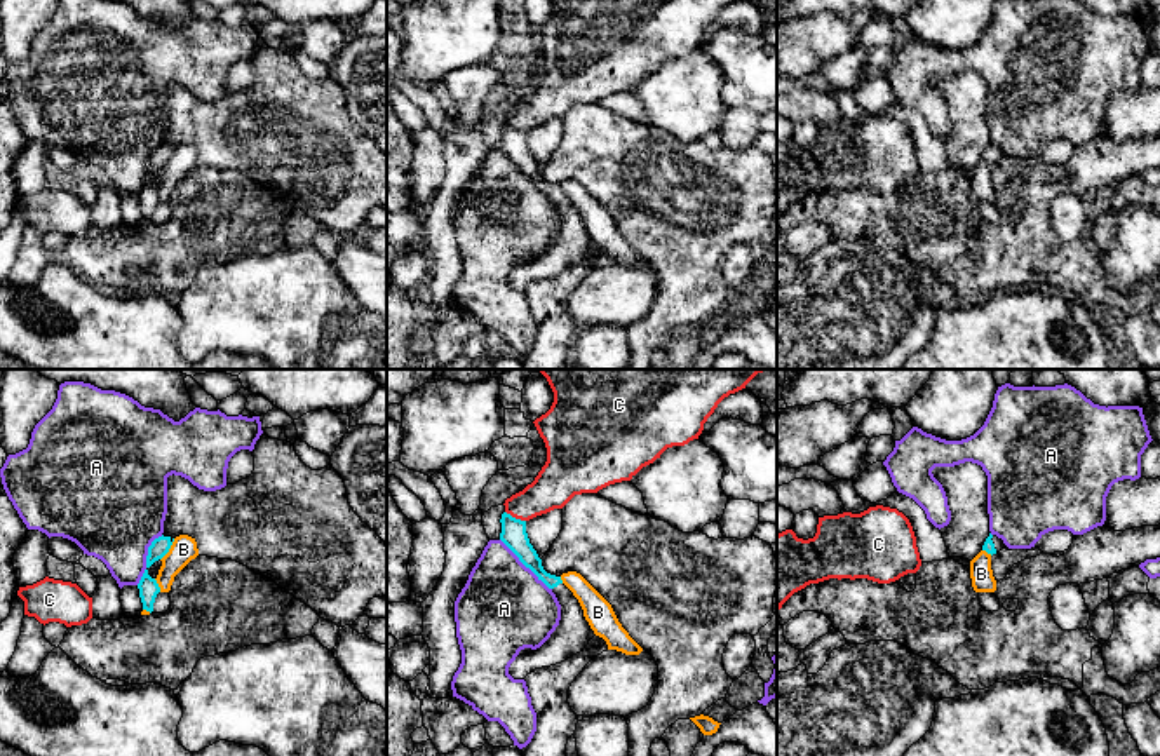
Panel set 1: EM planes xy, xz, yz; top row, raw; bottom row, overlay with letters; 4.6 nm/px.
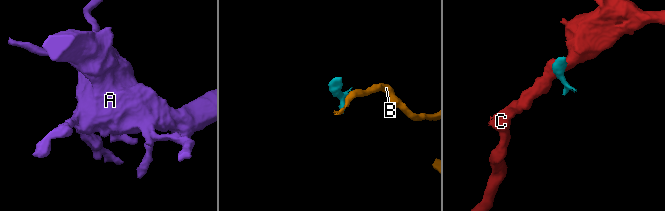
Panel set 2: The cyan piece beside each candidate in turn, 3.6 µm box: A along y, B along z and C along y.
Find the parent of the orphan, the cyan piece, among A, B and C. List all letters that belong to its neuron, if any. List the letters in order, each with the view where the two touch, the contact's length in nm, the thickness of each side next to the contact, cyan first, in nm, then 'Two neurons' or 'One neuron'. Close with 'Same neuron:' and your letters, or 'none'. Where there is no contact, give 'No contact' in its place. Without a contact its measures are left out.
A: Touches cyan in xz. Shared border 340 nm. Thickness 120 nm (cyan) against 420 nm. Two neurons
B: Touches cyan in xy. Shared border 120 nm. Thickness 90 nm (cyan) against 120 nm. Two neurons
C: Touches cyan in xz. Shared border 110 nm. Thickness 120 nm (cyan) against 190 nm. Two neurons
Same neuron: none

